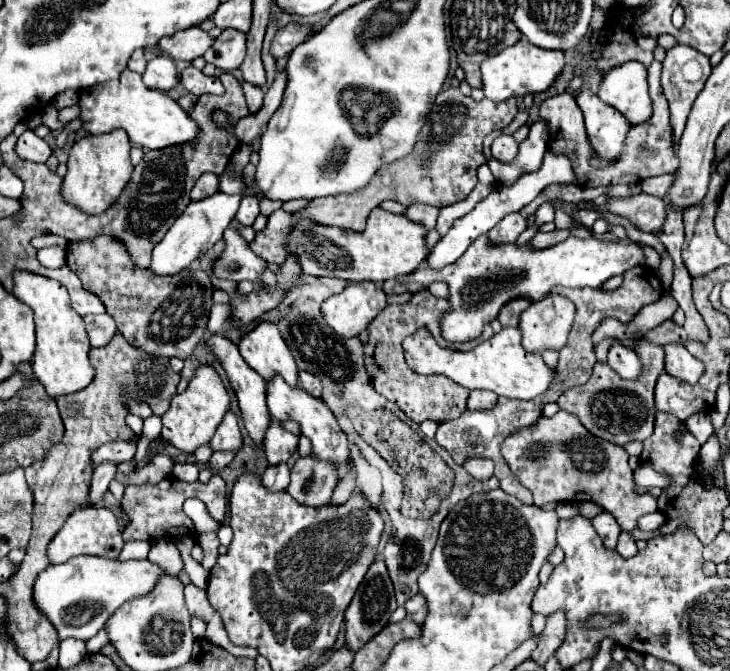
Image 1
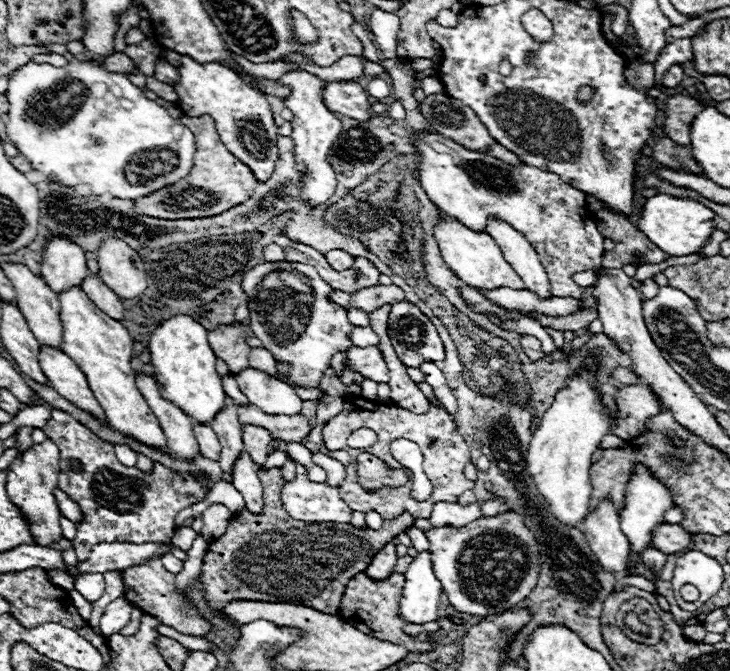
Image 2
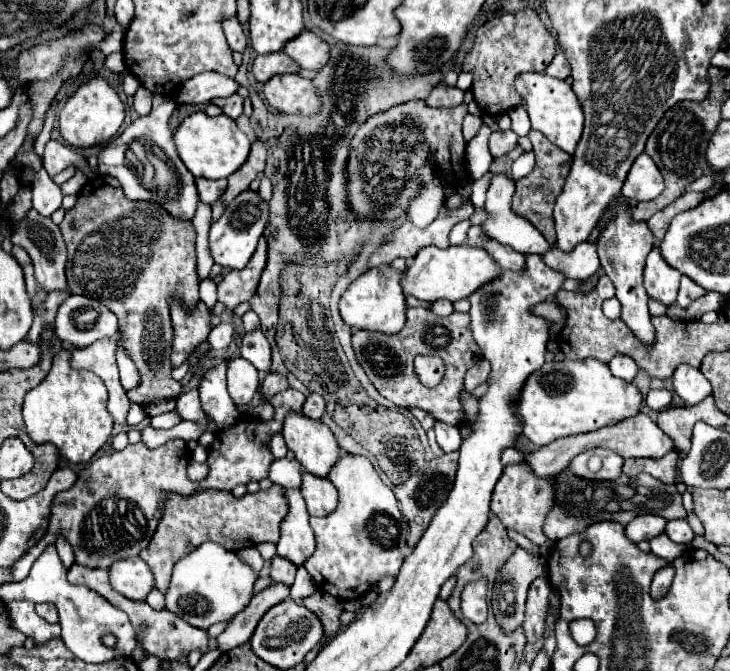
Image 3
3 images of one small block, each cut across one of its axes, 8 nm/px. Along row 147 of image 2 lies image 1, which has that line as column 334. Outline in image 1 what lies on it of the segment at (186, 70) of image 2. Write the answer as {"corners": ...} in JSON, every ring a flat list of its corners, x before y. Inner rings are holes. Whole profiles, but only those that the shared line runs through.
{"corners":[[280,208,268,216,266,228,256,232,256,238,250,242,250,248,254,254,274,264,282,264,284,258,296,256,302,274,334,276,334,278,344,278,348,282,362,282,362,280,378,282,404,276,416,270,428,254,424,236,426,230,420,224,408,220,402,214,390,214,382,208,374,208,370,212,364,232,326,228,324,224,312,224,310,220,306,220,306,216,294,220,294,214,284,212]]}

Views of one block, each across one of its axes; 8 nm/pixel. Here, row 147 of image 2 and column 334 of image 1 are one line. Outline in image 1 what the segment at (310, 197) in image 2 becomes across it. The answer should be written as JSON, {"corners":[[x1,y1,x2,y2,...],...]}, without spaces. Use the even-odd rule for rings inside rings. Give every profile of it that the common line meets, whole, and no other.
{"corners":[[358,282,330,296,322,304,322,316,336,334,352,338,362,334,384,306,386,294,374,282]]}

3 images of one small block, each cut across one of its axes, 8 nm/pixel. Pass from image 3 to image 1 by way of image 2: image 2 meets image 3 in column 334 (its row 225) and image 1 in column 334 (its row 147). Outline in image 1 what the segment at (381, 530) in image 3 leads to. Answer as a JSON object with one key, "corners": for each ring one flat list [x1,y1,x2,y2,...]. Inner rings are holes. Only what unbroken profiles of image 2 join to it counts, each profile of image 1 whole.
{"corners":[[272,376,272,380,268,380,268,384,266,384,266,404,268,404,270,416,274,420,280,420,280,422,296,420,300,424,300,430,302,430,300,434,304,434,304,436,310,438,310,442,312,442,312,454,316,458,330,460,330,462,334,462,338,466,342,466,344,462,348,462,348,458,350,458,348,438,340,430,340,426,336,422,336,416,324,404,322,398,308,396,308,392,304,392,304,388,284,384,284,380,280,380,280,376]]}

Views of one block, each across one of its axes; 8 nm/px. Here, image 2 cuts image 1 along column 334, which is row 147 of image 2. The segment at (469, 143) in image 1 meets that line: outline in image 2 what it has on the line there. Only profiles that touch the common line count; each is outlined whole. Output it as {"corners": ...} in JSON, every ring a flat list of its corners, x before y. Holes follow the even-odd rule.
{"corners":[[182,114,180,122,184,122,184,126,188,126,196,138,194,166,190,174,180,182,138,198,134,202,136,214,152,218,210,218,222,214,224,210,230,210,232,206,238,206,240,202,246,202,258,186,258,180,254,178,252,170,244,166,234,154,230,154,228,148,220,142,214,120,208,116,190,118]]}

